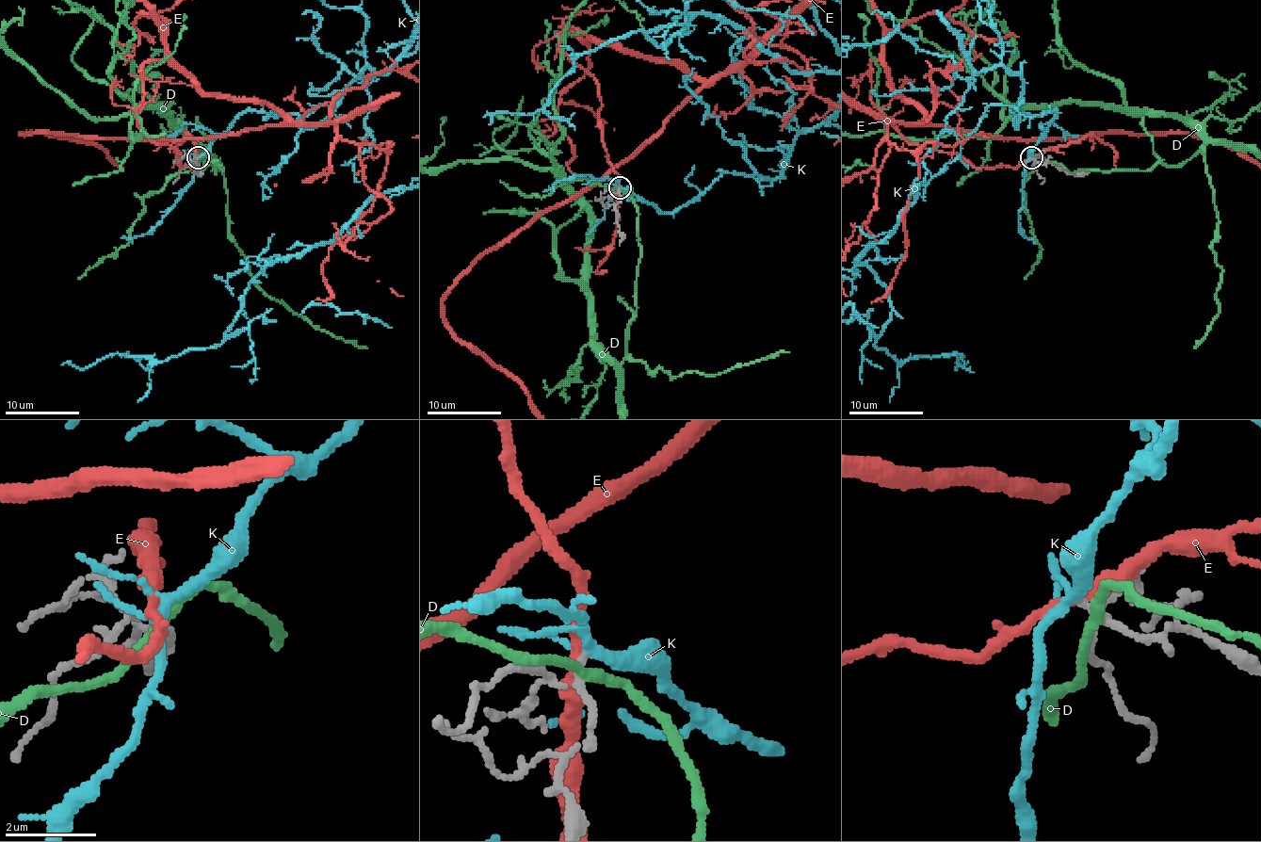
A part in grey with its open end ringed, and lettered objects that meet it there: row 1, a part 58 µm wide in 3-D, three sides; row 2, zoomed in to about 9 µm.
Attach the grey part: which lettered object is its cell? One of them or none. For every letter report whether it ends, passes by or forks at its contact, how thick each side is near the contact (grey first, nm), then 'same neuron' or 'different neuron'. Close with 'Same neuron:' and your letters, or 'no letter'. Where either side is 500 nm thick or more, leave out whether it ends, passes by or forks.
D: it passes by; 140 nm thick on the grey side, 200 nm on the other; different neuron
E: it passes by; 130 nm thick on the grey side, 280 nm on the other; different neuron
K: it forks there; 130 nm thick on the grey side, 200 nm on the other; different neuron
Same neuron: no letter

